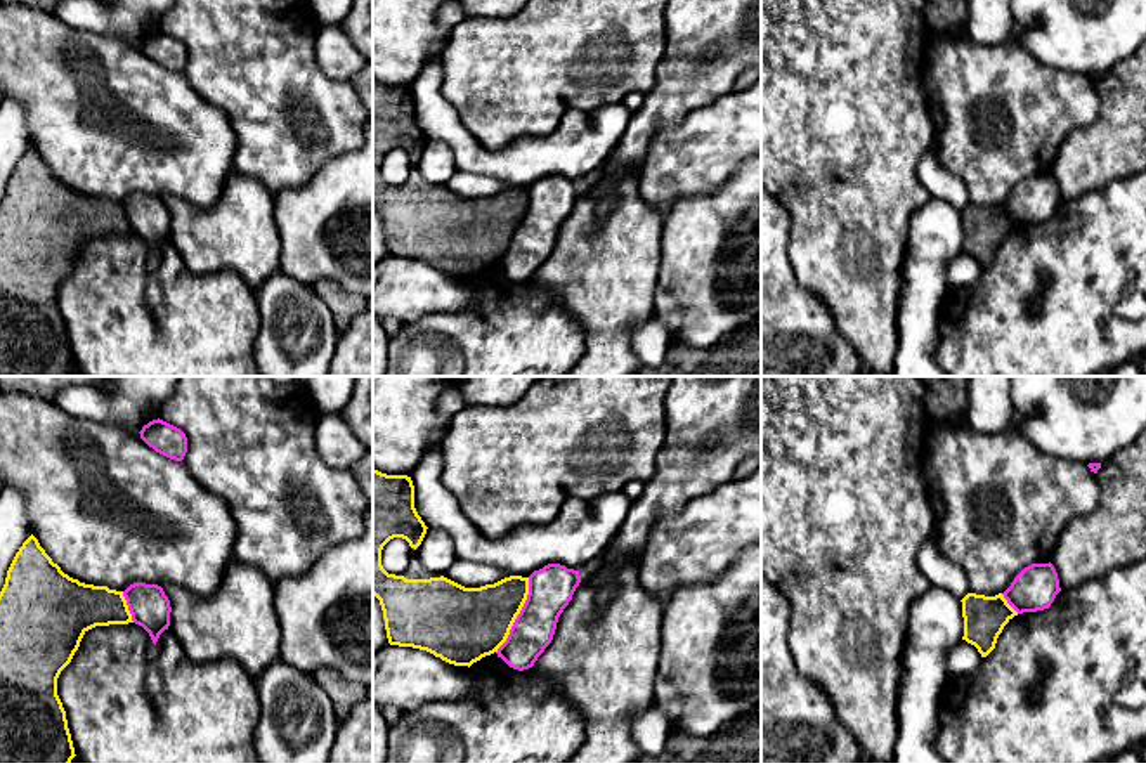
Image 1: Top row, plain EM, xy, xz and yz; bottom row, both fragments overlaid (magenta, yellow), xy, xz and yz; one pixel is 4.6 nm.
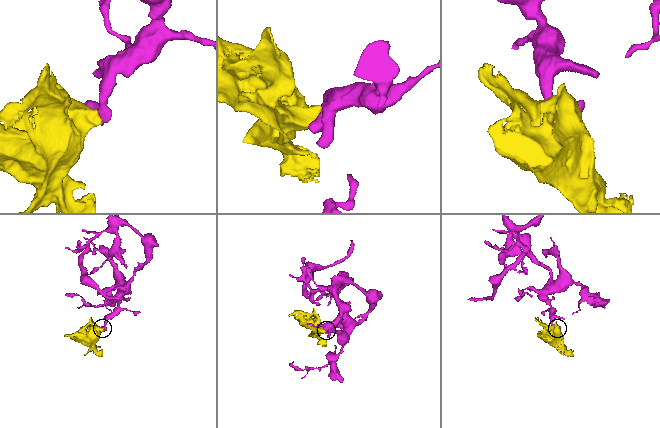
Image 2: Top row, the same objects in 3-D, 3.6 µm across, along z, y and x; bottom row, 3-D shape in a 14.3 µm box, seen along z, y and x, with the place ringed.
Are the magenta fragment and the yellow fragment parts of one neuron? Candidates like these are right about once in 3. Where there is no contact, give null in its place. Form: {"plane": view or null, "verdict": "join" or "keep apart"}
{"plane": "xz", "verdict": "keep apart"}

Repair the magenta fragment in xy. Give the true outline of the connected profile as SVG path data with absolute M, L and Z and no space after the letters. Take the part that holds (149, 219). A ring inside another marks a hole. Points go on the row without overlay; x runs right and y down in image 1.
M133 194L125 203L132 232L142 238L156 257L160 246L170 238L170 212L158 196Z

